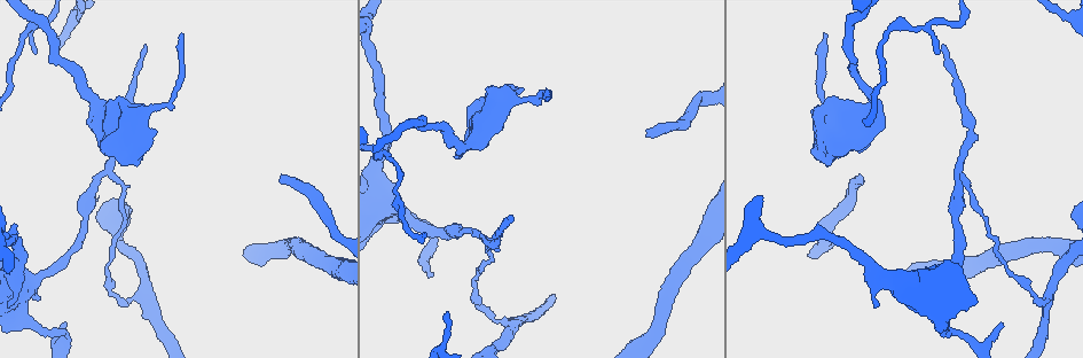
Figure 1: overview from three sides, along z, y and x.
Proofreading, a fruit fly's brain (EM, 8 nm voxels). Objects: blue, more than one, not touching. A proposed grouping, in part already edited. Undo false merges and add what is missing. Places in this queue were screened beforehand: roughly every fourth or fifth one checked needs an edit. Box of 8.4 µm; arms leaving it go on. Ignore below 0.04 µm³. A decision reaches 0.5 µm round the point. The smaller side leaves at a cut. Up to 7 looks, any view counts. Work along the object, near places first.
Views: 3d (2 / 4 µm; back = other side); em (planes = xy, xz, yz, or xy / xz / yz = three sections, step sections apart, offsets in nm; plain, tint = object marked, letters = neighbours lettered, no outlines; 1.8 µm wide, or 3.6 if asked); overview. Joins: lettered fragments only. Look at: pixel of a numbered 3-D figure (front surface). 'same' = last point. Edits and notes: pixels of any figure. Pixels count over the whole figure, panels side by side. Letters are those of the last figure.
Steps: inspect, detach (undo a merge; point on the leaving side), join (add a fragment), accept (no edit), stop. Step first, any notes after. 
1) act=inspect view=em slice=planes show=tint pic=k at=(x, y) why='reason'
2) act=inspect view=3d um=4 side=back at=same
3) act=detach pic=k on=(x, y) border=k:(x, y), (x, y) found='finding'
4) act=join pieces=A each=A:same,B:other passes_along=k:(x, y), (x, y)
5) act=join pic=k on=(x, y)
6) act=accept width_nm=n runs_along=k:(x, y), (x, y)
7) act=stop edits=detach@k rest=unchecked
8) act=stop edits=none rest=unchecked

act=inspect view=em slice=planes show=letters pic=1 at=(647, 135) why='an open end'

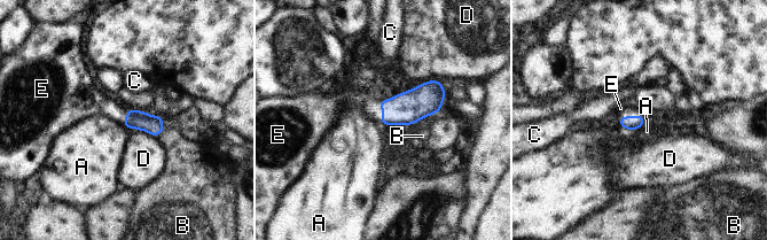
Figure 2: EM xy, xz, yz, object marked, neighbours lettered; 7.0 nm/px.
act=join pieces=E each=A:other,B:other,C:other,D:other,E:same passes_along=2:(635, 122), (631, 116), (632, 108) found='it goes on there'

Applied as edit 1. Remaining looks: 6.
act=inspect view=overview why='see it whole again'

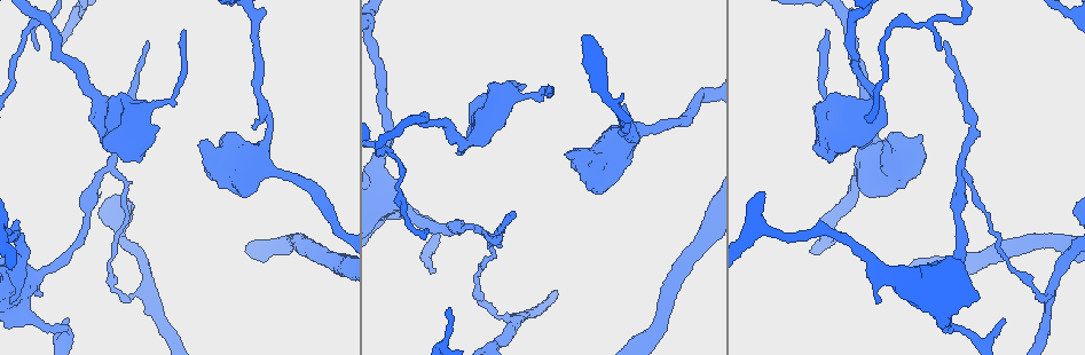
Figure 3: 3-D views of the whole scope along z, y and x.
act=inspect view=3d um=2 side=back pic=3 at=(817, 139) why='abrupt turn'

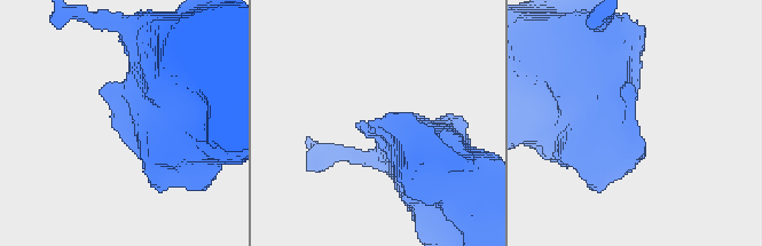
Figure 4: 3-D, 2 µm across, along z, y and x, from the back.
act=inspect view=em slice=planes show=letters pic=4 at=(118, 124) why='need the tissue'

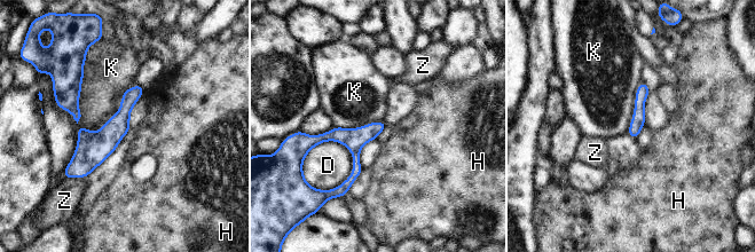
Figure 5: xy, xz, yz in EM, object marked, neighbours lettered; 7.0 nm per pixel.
act=accept each=D:other,H:other,K:other,Z:other runs_along=5:(63, 92), (84, 134), (84, 174) found='one neuron here'

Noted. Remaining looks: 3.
act=stop edits=join@2 rest=unchecked

